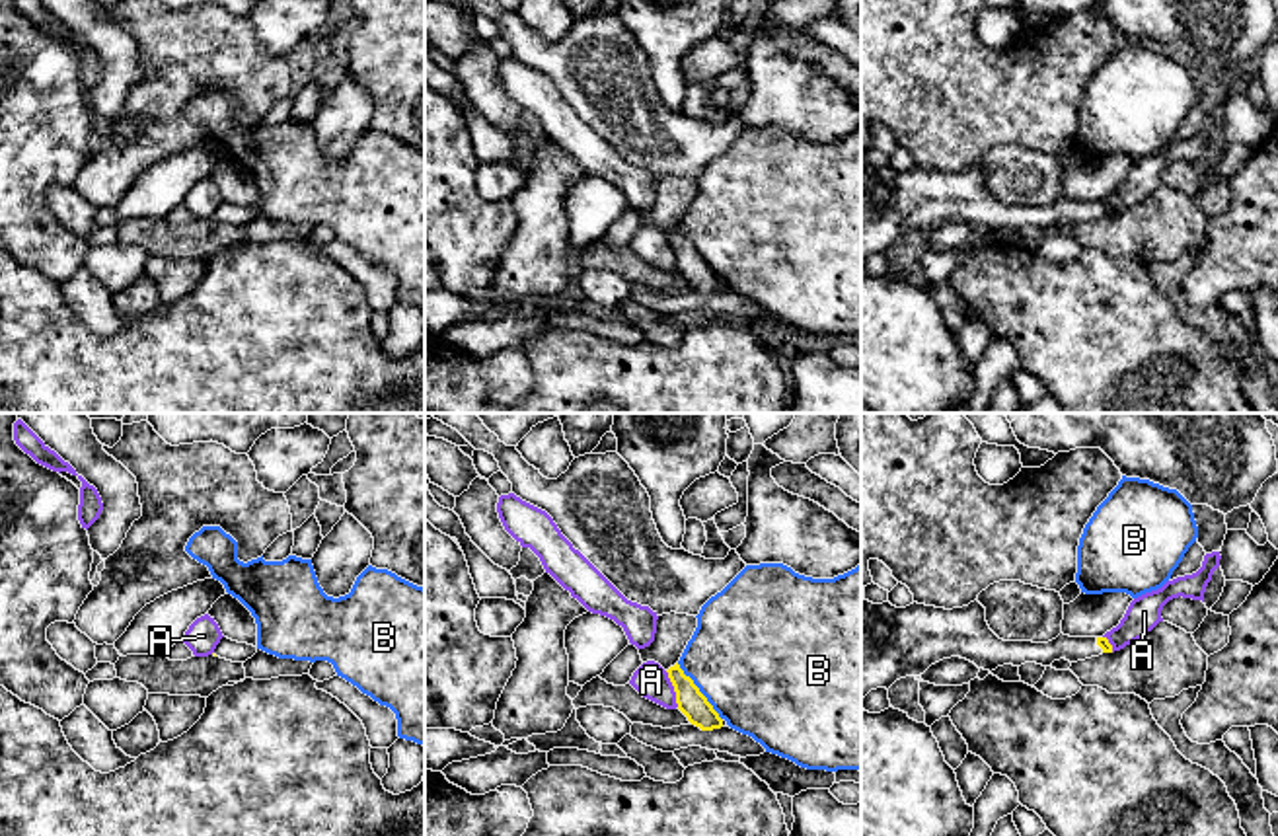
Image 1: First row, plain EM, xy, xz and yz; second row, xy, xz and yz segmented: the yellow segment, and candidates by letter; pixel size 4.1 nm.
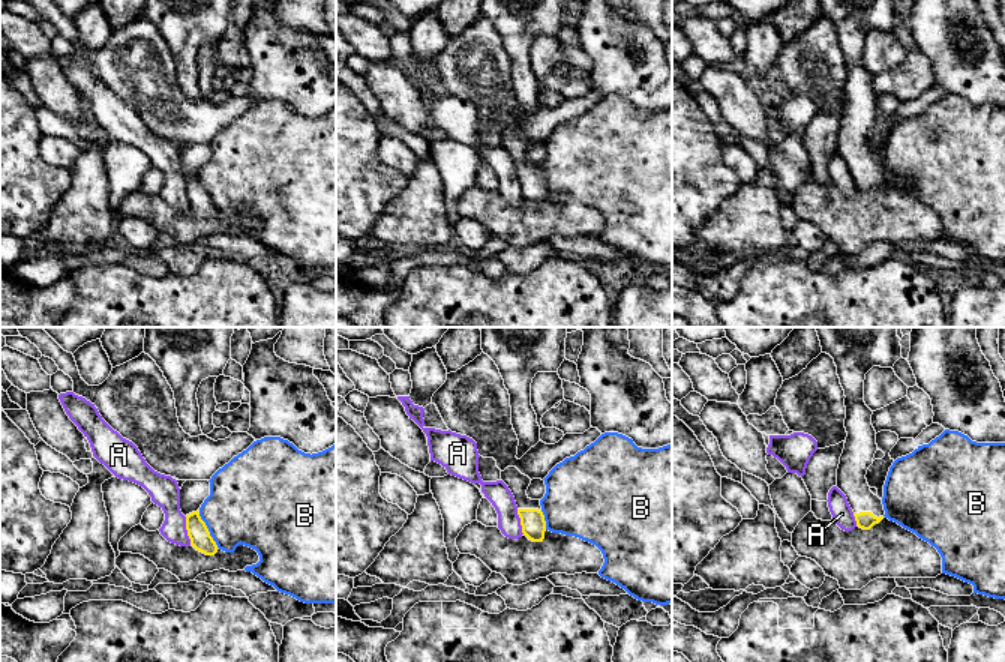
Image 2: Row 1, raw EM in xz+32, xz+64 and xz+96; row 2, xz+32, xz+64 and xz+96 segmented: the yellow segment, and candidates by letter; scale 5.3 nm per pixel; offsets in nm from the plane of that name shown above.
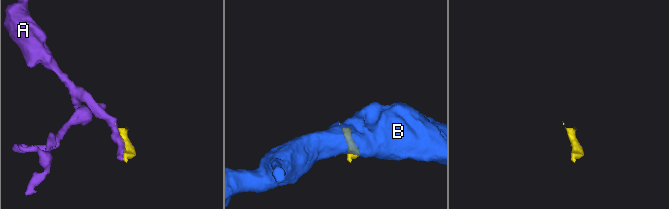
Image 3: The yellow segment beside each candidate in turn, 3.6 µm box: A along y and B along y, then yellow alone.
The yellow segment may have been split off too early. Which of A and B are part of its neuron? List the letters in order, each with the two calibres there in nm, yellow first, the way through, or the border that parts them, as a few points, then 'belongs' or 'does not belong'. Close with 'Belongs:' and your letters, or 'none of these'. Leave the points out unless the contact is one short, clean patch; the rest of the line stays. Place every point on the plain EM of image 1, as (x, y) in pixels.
A: 110/150 nm | does not belong
B: 110/480 nm | does not belong
Belongs: none of these

